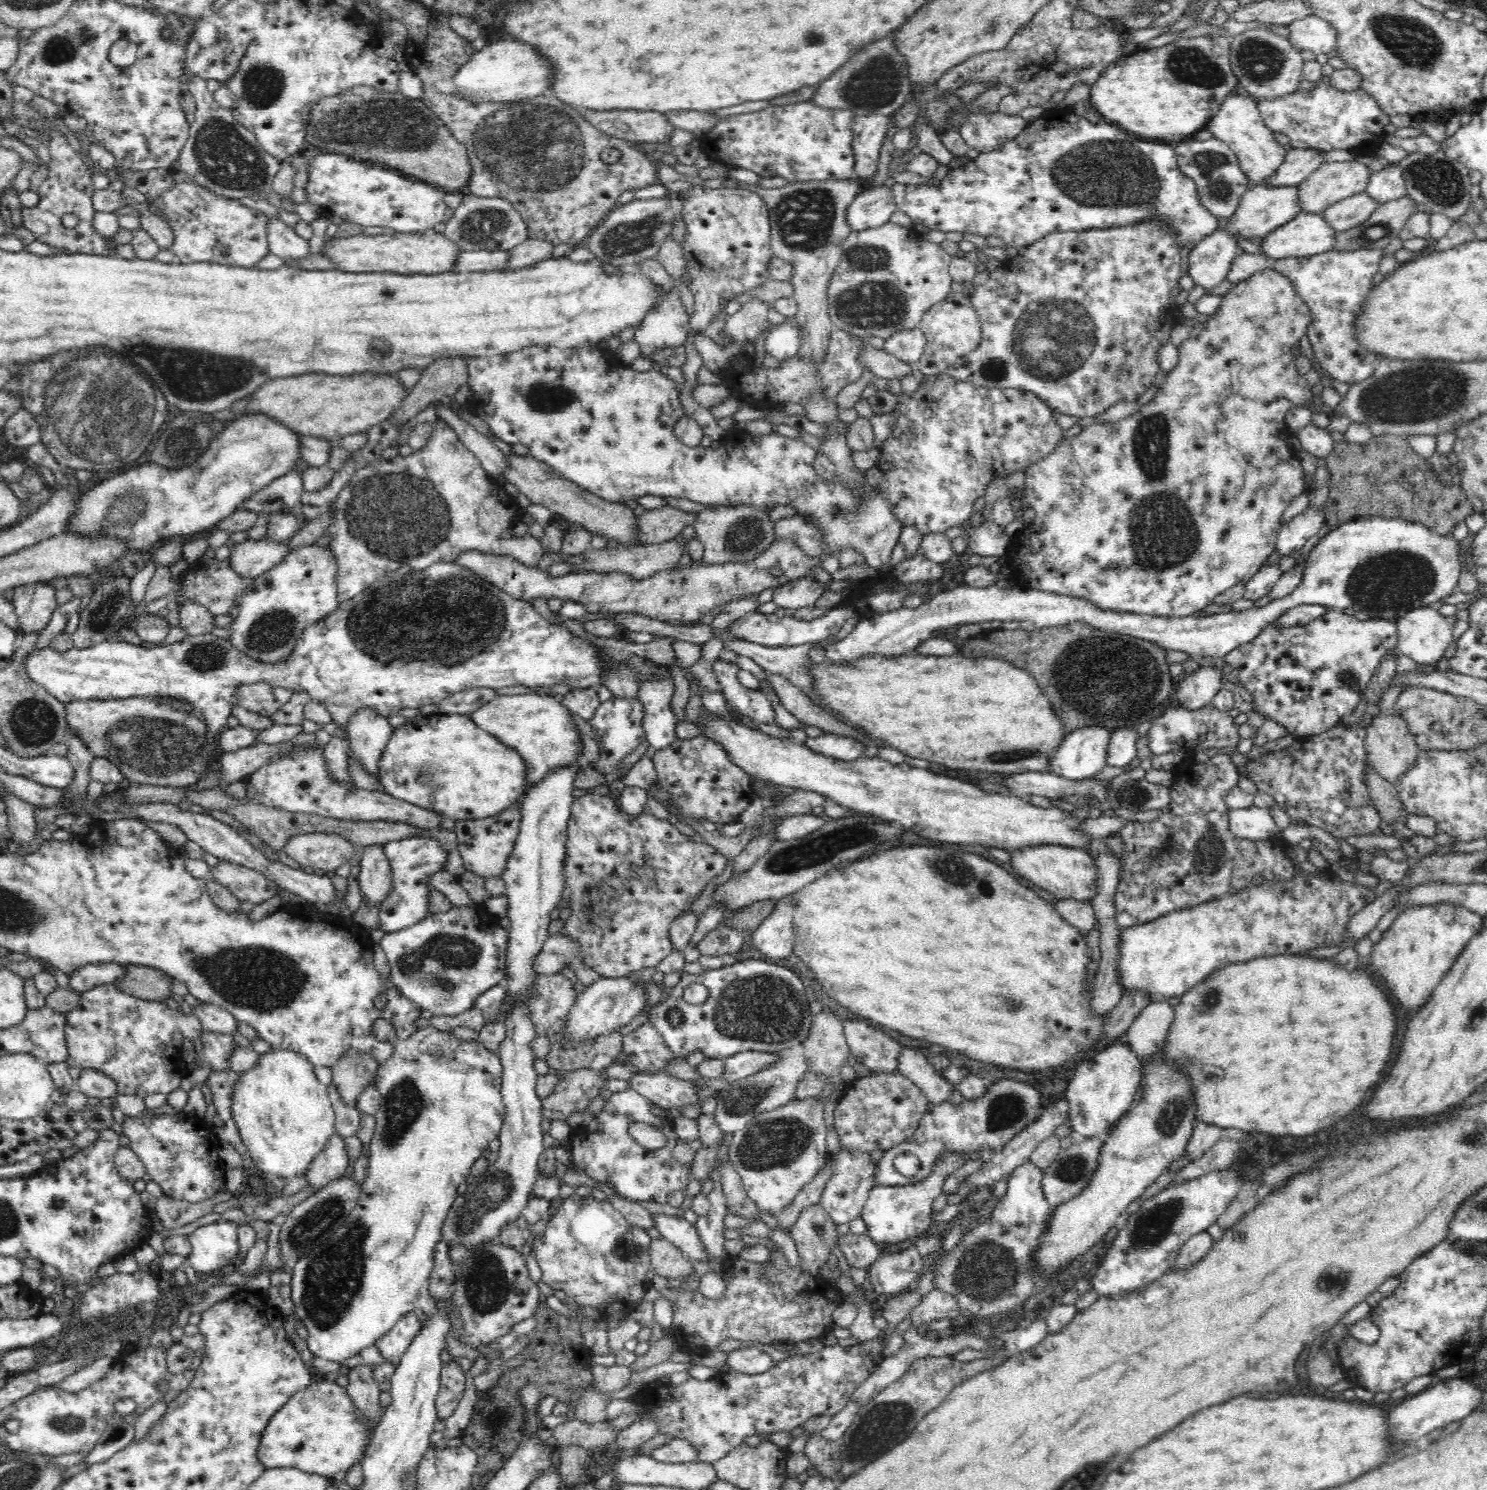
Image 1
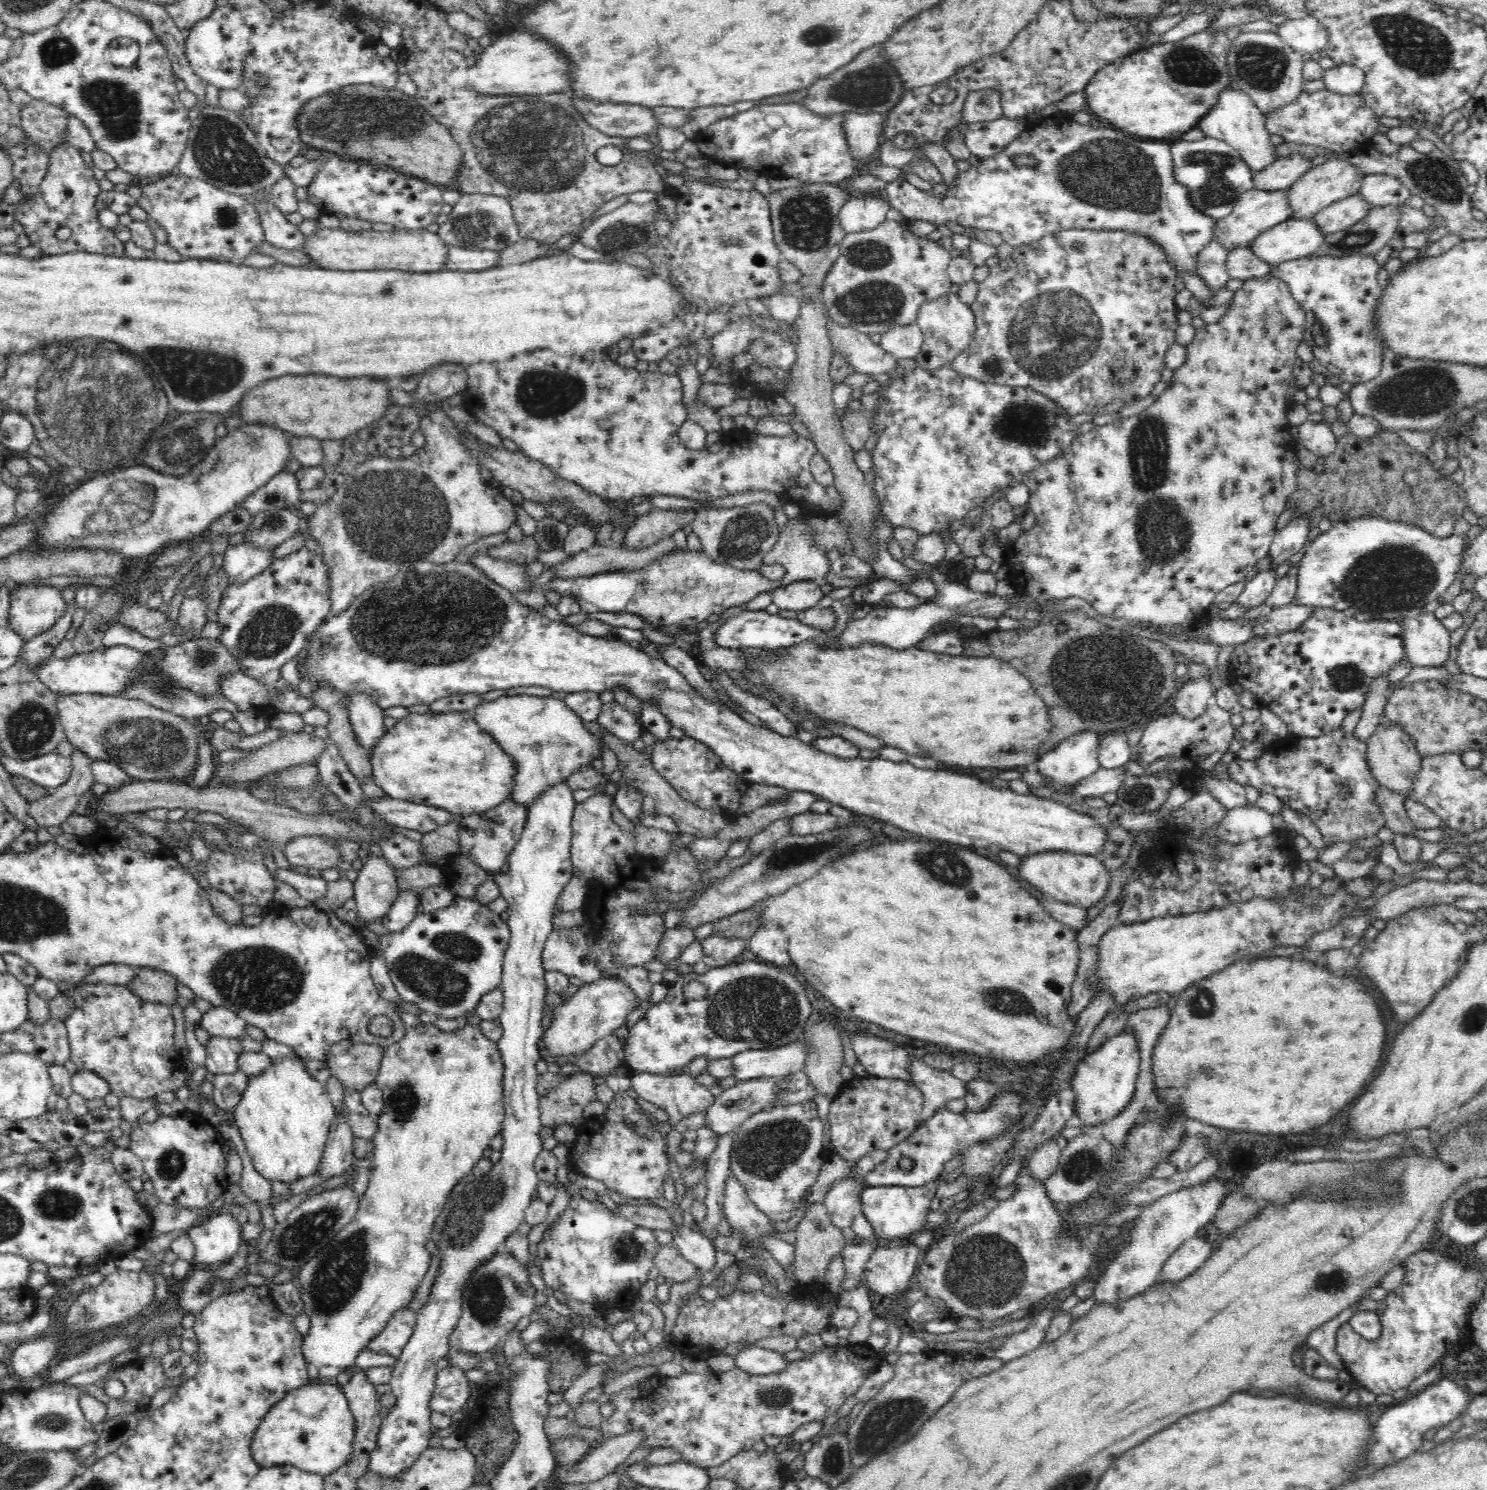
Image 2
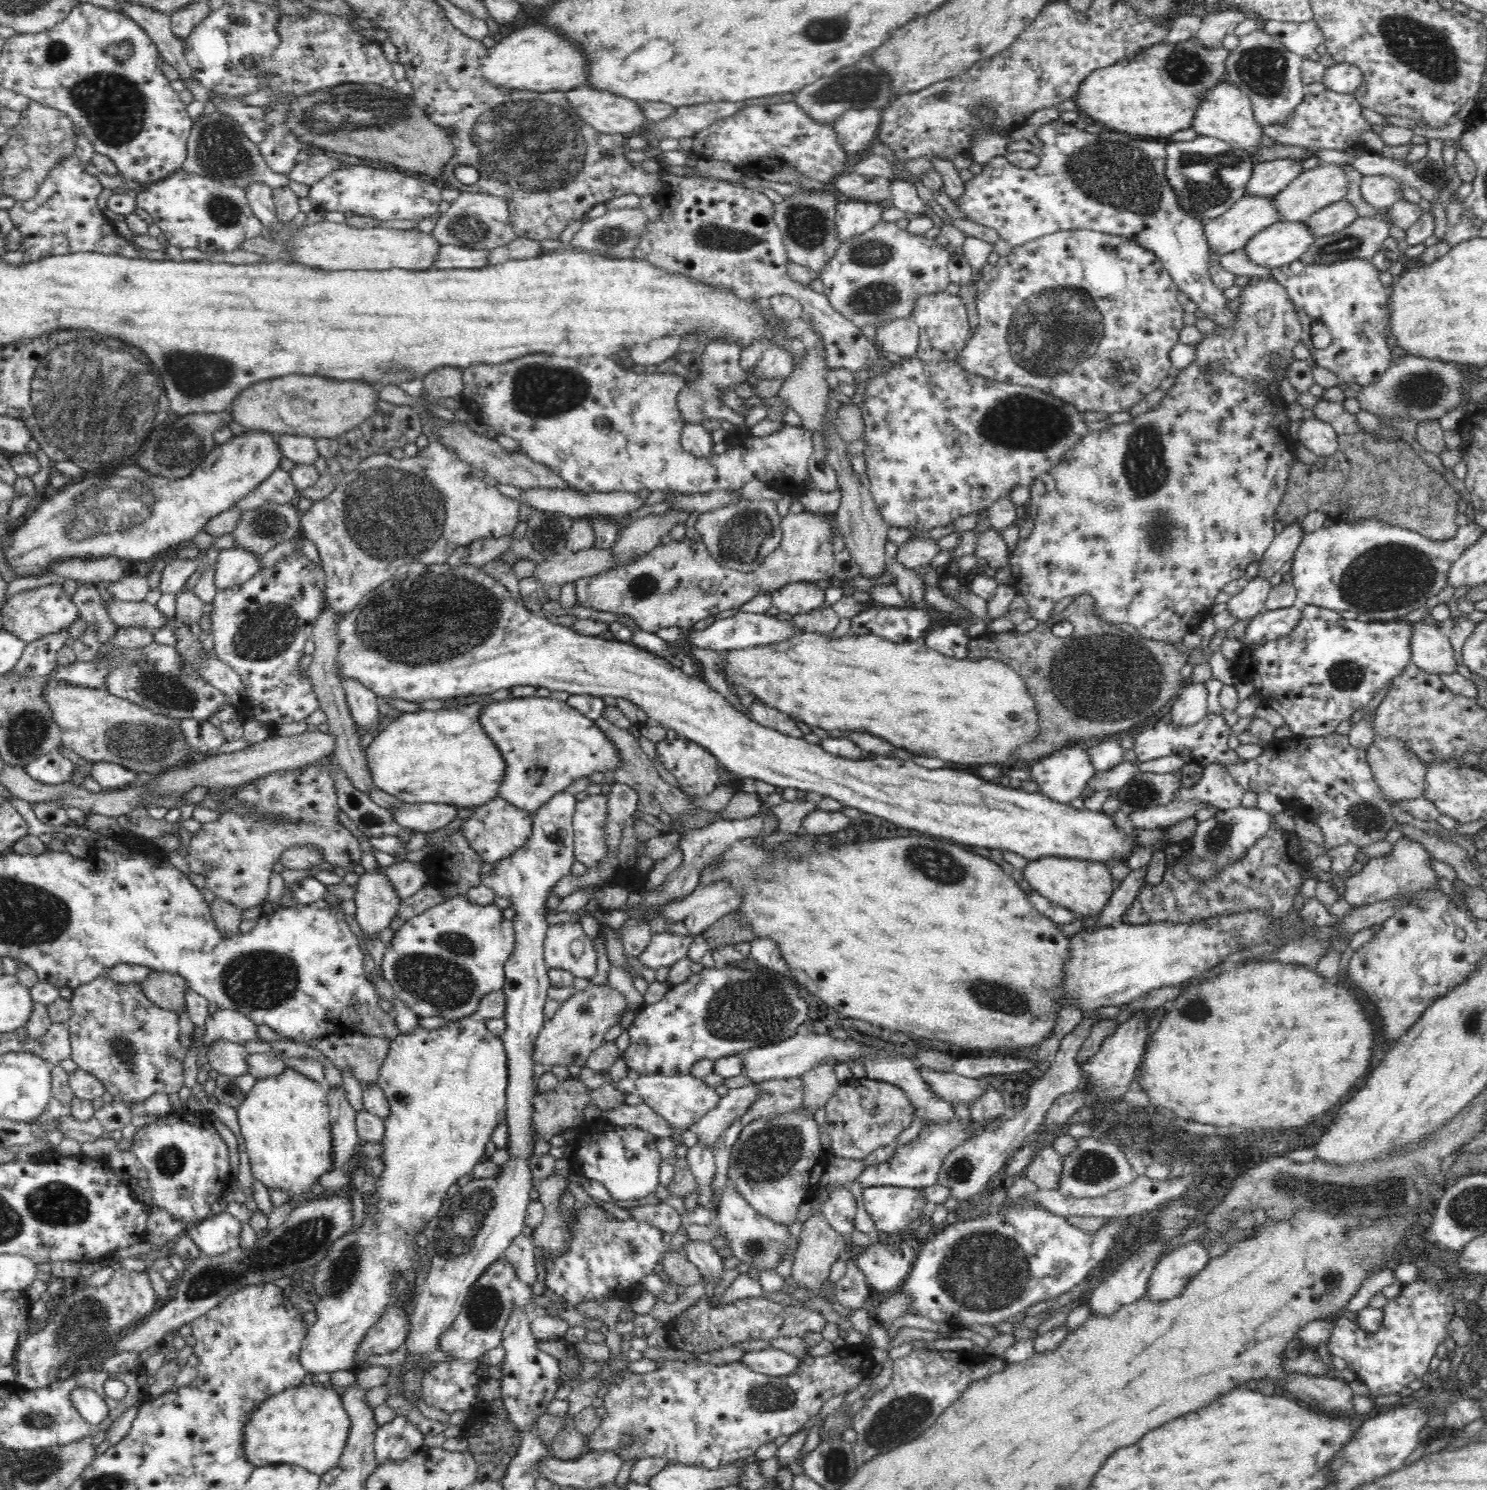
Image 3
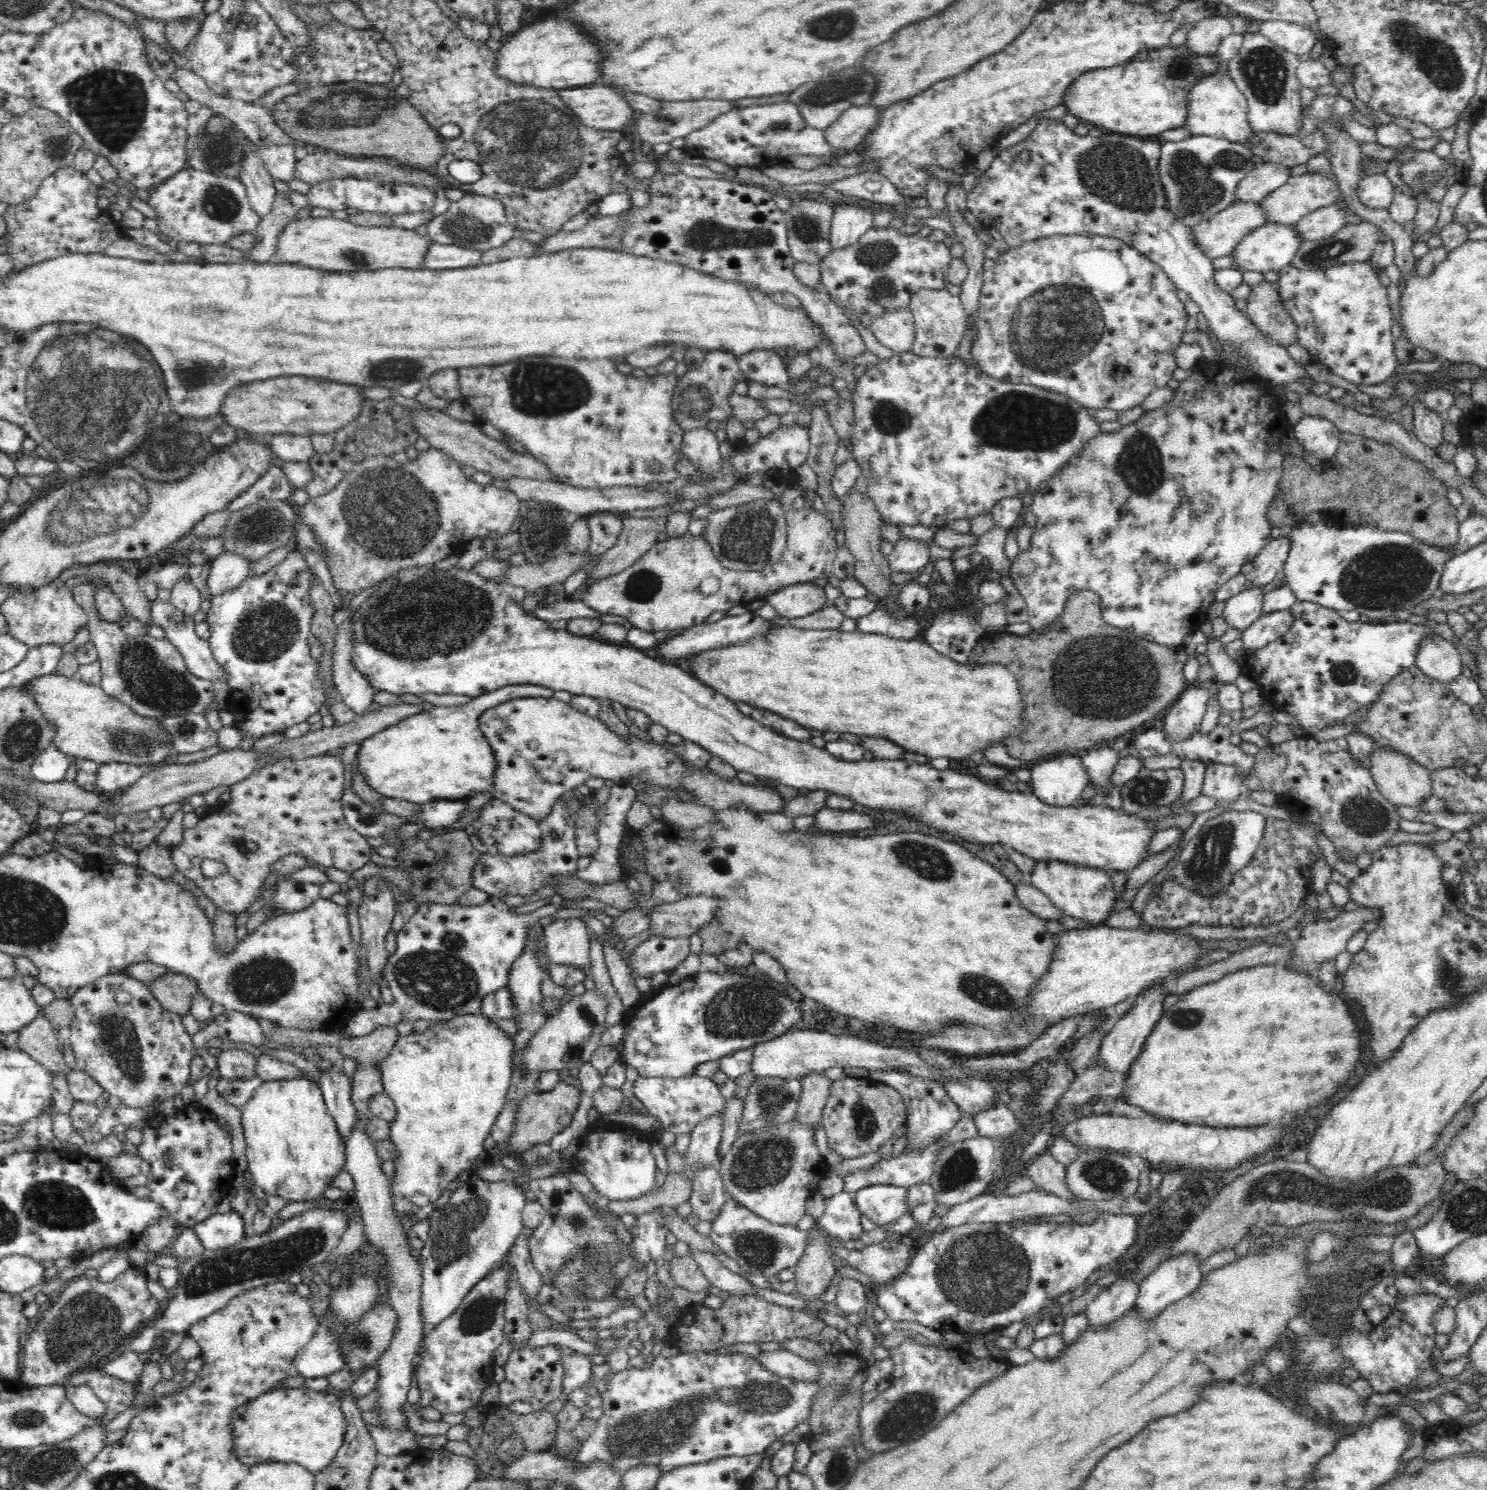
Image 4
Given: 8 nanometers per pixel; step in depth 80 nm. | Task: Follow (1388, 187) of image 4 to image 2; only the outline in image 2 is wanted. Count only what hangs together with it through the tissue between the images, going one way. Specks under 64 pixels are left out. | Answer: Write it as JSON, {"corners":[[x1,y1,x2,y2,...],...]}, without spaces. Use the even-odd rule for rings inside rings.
{"corners":[[1369,174,1364,177,1361,194,1372,207,1388,204,1406,204,1410,189,1399,178,1389,174]]}

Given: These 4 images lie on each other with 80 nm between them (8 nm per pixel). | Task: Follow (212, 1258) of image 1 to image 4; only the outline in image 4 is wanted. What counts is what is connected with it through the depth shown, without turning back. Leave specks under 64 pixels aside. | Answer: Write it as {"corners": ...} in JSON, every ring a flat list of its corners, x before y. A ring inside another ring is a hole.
{"corners":[[232,1210,222,1214,214,1212,191,1228,202,1246,210,1251,233,1247,244,1239,242,1216]]}

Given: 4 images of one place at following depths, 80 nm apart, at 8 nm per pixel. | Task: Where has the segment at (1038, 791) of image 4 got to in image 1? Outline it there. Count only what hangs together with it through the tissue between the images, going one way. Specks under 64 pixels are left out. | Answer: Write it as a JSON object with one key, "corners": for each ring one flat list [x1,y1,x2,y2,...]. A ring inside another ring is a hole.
{"corners":[[1086,726,1068,733,1051,760,1051,772,1070,780,1094,776,1107,764,1113,728]]}

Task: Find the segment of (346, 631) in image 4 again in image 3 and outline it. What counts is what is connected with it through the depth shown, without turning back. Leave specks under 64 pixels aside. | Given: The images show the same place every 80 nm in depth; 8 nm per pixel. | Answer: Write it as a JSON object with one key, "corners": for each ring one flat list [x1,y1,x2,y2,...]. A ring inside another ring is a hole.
{"corners":[[342,681,346,691,348,706,356,725,357,731,363,736,374,727,377,727,381,719,378,709,380,704,372,690,364,687,358,681]]}

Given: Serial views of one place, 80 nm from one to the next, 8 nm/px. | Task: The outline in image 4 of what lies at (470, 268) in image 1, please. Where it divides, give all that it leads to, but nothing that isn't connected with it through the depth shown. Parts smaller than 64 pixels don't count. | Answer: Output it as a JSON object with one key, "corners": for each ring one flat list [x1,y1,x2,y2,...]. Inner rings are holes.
{"corners":[[432,243,424,264,432,270,454,270,482,265,483,252,453,244]]}

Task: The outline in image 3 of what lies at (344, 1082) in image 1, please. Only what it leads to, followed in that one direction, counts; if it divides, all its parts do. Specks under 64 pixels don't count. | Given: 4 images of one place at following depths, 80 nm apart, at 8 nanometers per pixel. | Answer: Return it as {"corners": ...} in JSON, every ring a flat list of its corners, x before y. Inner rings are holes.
{"corners":[[346,1033,318,1037,313,1046,342,1073,348,1069,359,1084,376,1084,379,1073,390,1049,384,1037,365,1037,360,1033]]}

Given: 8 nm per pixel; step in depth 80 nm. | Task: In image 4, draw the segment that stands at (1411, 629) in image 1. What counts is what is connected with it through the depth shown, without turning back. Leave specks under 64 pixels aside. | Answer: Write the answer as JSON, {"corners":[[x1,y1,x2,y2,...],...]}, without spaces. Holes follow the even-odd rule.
{"corners":[[1433,631,1420,638,1415,664,1426,676,1437,678,1440,682,1448,683,1462,674,1462,656,1456,646]]}

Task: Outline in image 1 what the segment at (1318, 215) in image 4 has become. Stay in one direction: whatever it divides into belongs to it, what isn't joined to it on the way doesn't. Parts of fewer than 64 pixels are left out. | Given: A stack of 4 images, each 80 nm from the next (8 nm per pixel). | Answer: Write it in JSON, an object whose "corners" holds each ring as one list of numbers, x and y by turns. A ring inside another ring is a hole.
{"corners":[[1366,191,1346,197,1336,204,1329,206,1323,213,1328,224,1338,232,1364,224,1378,208,1379,202,1374,200]]}

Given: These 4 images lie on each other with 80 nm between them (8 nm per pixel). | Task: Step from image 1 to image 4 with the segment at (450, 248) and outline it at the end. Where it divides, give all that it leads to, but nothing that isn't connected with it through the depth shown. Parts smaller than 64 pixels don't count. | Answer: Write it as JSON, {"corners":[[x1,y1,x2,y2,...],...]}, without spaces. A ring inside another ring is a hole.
{"corners":[[307,217,289,222,280,234,273,262,300,264,328,272,377,271,383,268,419,269,432,242,416,230,392,226,358,226,333,217]]}

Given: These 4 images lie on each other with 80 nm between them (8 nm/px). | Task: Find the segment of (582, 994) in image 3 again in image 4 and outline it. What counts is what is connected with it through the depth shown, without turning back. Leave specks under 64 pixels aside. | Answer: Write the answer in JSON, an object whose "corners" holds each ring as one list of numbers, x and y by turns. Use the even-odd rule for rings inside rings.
{"corners":[[596,988,574,995,570,1001,563,1002,558,1012,549,1017,542,1028,530,1039,524,1054,526,1071,560,1071,580,1069,591,1062,594,1052,601,1047,601,1036,605,1031,606,1014,609,1003]]}

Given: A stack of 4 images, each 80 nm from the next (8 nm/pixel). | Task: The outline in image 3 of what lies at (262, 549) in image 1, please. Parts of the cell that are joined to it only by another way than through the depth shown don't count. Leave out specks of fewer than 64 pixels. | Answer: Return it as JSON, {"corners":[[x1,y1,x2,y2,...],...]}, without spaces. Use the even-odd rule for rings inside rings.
{"corners":[[241,546,222,549,216,565,216,589,226,589,248,582,261,569,261,557]]}

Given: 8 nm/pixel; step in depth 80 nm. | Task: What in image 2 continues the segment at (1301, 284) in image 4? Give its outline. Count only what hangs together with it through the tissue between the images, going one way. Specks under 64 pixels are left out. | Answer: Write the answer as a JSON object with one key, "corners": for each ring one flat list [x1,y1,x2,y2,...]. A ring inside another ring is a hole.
{"corners":[[1374,254,1316,256,1286,260,1271,265,1271,273,1283,280,1306,313,1303,338,1312,347,1315,359,1341,382,1352,385,1372,380,1382,368,1382,339,1374,335,1374,312,1382,296,1376,274,1380,272],[1326,328,1325,345,1318,345,1314,335]]}

